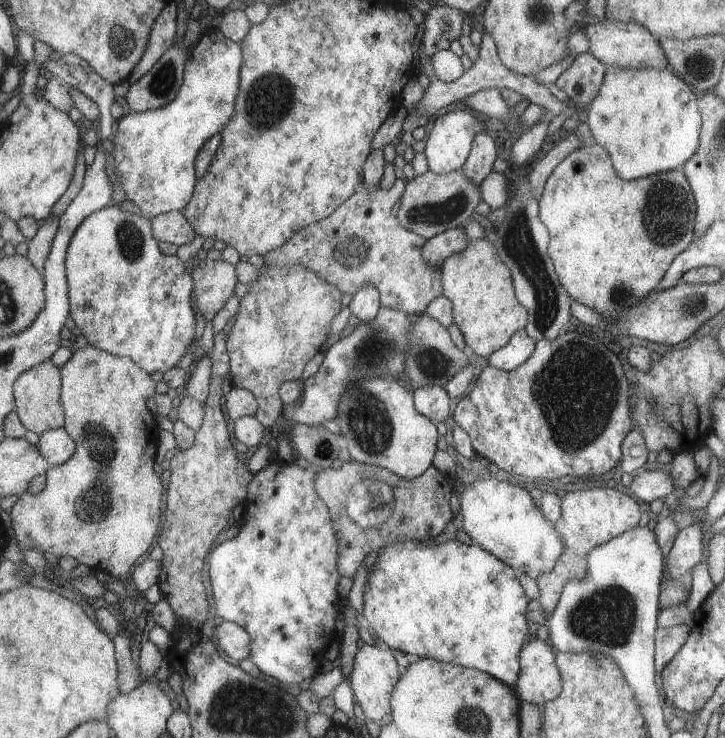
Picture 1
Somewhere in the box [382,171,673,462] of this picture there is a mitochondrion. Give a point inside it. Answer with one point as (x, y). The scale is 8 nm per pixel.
(575, 392)

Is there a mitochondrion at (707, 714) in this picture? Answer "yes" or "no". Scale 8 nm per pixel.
no

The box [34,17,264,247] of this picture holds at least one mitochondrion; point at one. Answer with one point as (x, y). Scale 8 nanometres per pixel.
(163, 82)

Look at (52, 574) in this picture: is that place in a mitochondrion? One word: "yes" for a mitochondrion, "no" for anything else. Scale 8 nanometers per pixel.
no

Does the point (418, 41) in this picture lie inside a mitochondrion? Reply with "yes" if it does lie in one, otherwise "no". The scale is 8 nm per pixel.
no

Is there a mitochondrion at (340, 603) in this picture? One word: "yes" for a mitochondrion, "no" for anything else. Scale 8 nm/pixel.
no

